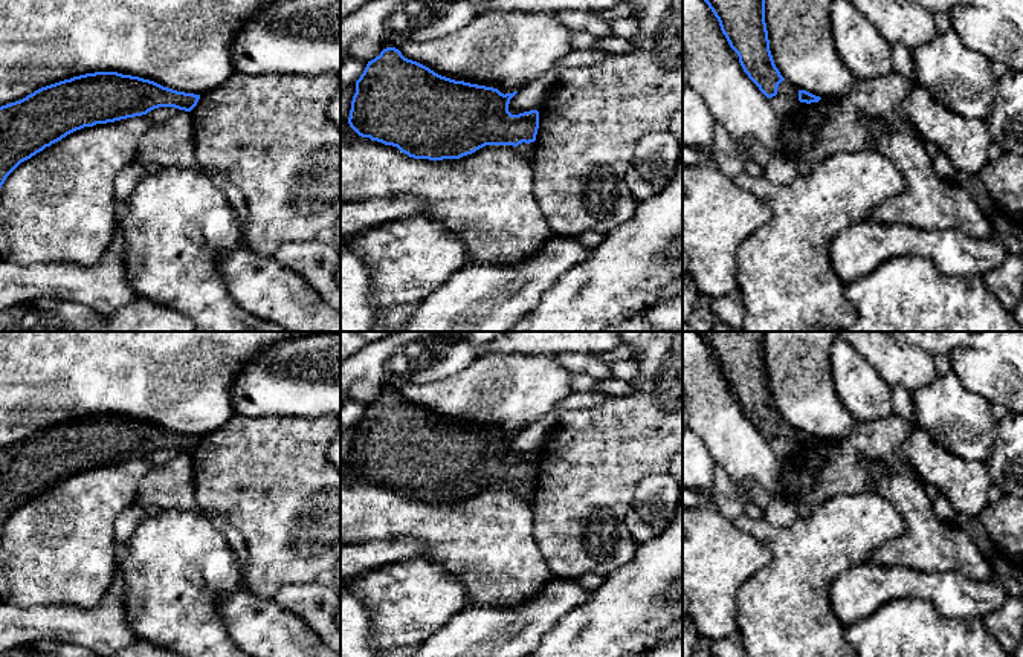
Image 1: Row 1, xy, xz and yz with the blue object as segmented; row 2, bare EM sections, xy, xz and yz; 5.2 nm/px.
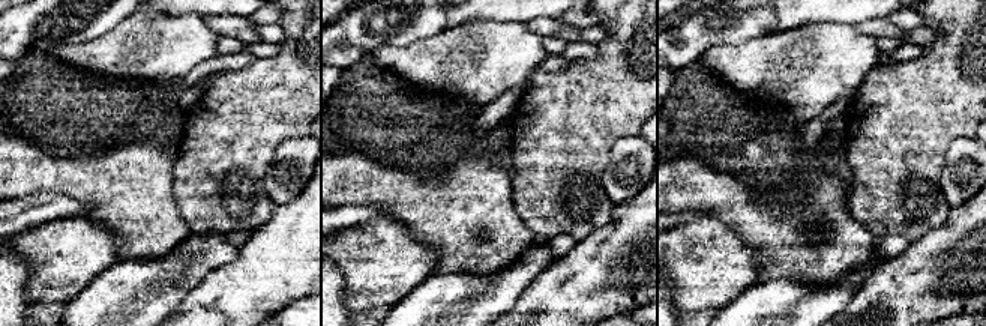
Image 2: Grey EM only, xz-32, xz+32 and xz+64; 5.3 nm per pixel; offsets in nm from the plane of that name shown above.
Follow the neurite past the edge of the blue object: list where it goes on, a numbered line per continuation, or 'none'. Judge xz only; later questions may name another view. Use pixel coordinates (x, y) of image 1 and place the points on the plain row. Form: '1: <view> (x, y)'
1: xz (526, 492)

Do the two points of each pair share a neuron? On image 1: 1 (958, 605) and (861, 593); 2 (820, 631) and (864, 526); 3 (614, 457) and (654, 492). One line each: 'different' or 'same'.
1: same
2: same
3: different

